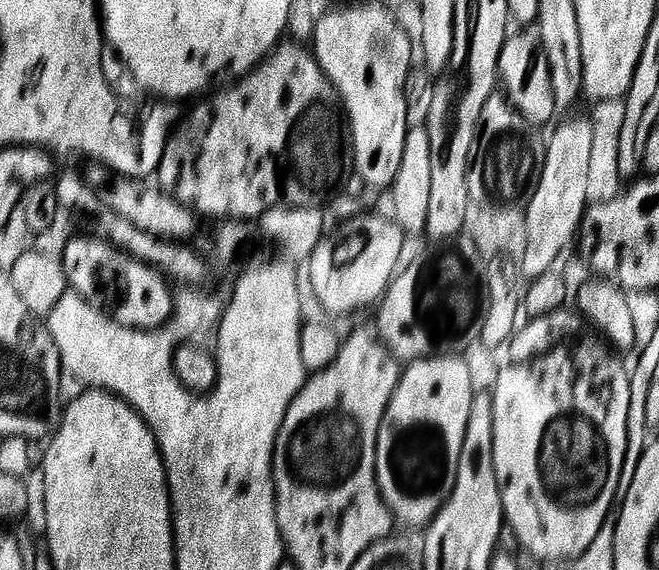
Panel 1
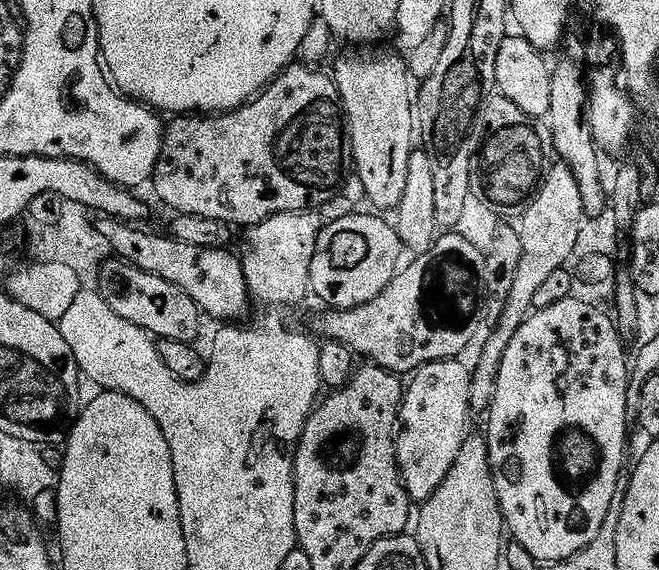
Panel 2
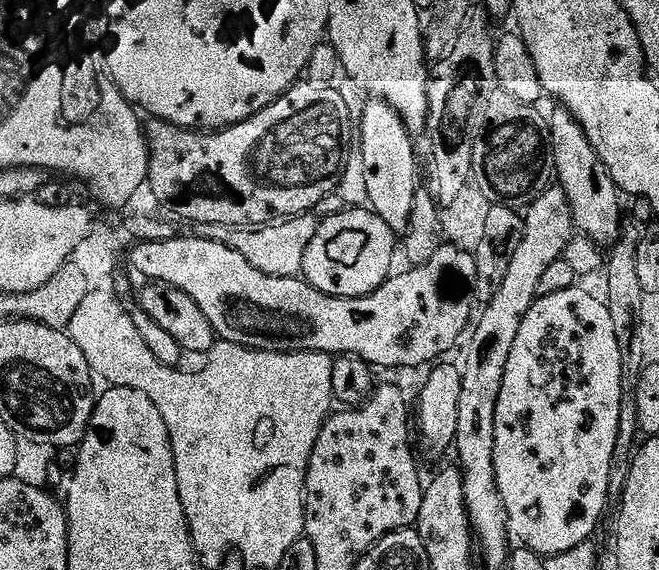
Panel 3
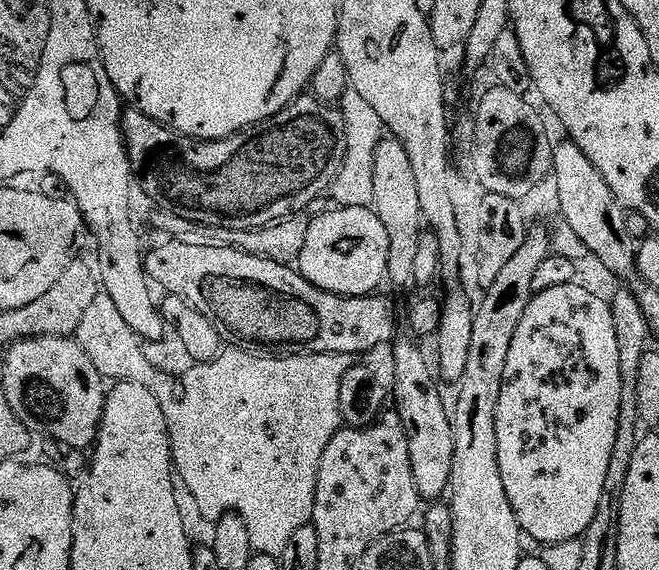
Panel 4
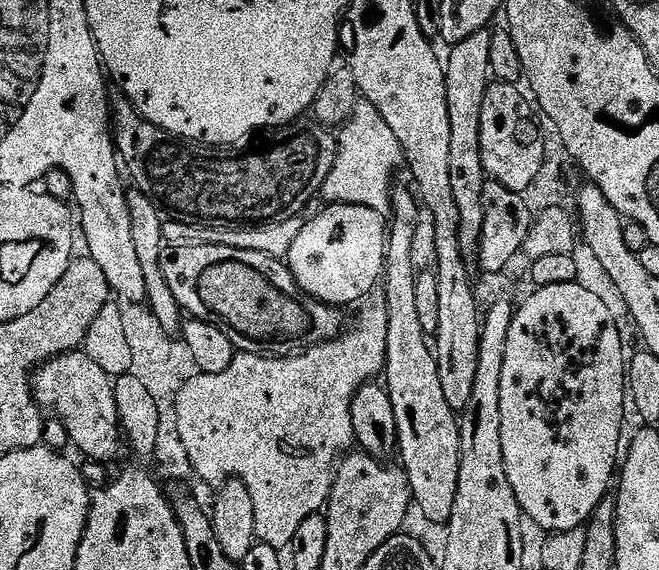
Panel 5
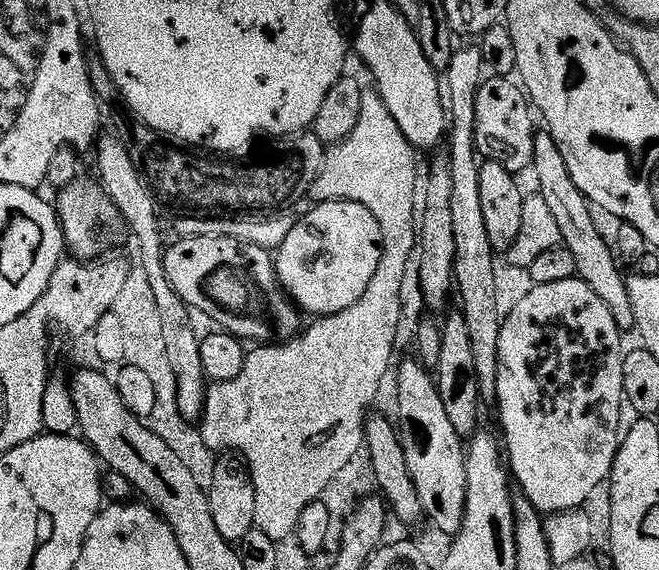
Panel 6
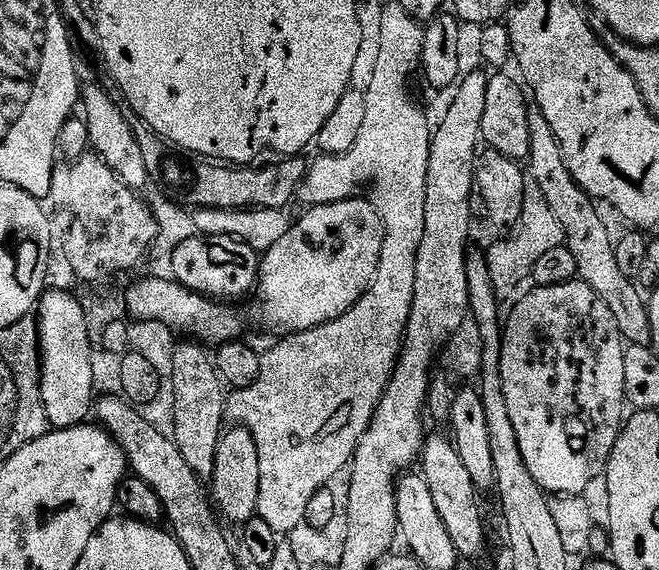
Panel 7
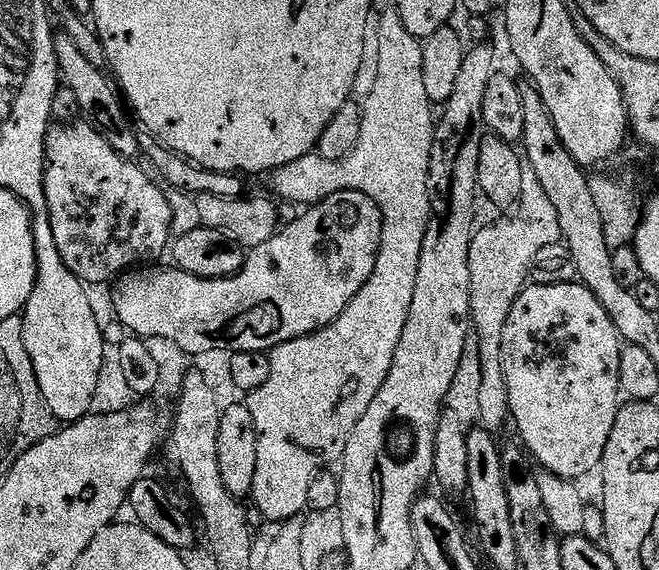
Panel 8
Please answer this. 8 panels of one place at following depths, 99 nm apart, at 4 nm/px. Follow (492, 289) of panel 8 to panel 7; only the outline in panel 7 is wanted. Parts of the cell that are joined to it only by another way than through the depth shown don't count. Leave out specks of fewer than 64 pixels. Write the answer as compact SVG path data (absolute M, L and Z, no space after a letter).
M532 173L524 175L523 214L520 223L513 231L514 236L504 242L498 242L487 249L487 265L490 266L490 278L497 290L514 288L532 273L533 264L538 262L549 250L564 244L564 231L557 216L550 208L541 187L534 180Z

